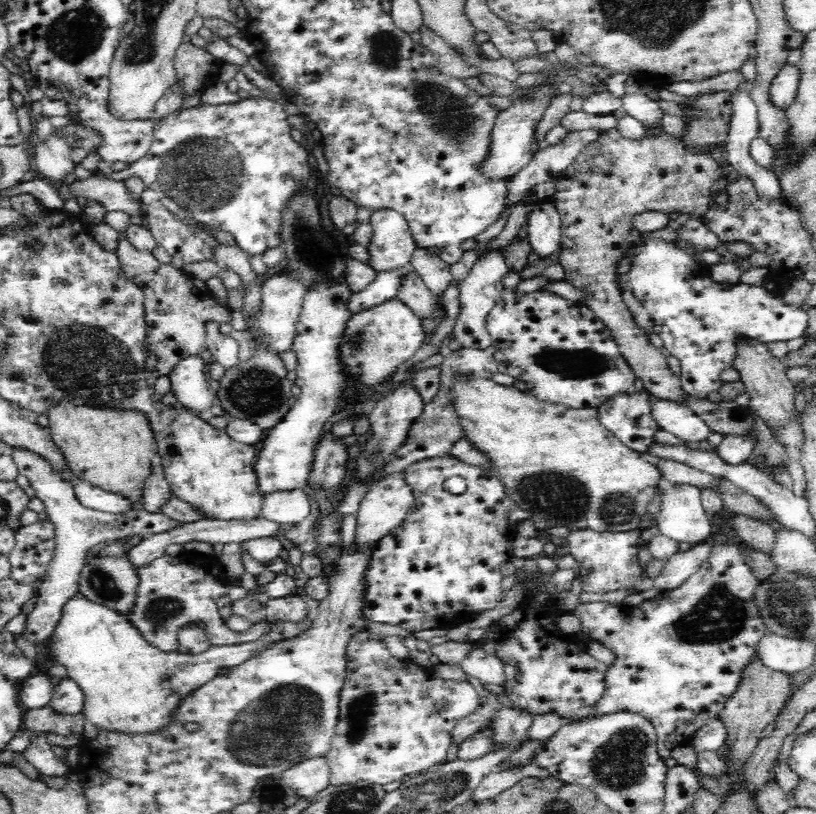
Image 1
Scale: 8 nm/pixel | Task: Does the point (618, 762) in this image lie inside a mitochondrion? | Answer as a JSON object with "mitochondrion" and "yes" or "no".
{"mitochondrion":"yes"}

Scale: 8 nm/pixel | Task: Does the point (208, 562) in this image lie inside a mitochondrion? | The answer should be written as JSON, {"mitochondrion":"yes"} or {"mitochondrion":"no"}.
{"mitochondrion":"no"}

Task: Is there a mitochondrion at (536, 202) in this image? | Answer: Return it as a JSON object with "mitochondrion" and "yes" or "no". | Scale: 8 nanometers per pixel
{"mitochondrion":"no"}

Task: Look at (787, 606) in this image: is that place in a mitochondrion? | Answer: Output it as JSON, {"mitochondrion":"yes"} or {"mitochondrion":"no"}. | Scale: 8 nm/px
{"mitochondrion":"yes"}

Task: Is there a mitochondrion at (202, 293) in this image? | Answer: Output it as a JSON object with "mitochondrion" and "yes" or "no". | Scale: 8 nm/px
{"mitochondrion":"no"}

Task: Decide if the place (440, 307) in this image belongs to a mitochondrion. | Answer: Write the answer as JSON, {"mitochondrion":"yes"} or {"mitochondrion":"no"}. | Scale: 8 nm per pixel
{"mitochondrion":"no"}

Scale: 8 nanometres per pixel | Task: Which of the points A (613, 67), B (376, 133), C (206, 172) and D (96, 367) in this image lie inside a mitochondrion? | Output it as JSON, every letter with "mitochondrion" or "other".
{"A":"other","B":"other","C":"mitochondrion","D":"mitochondrion"}

